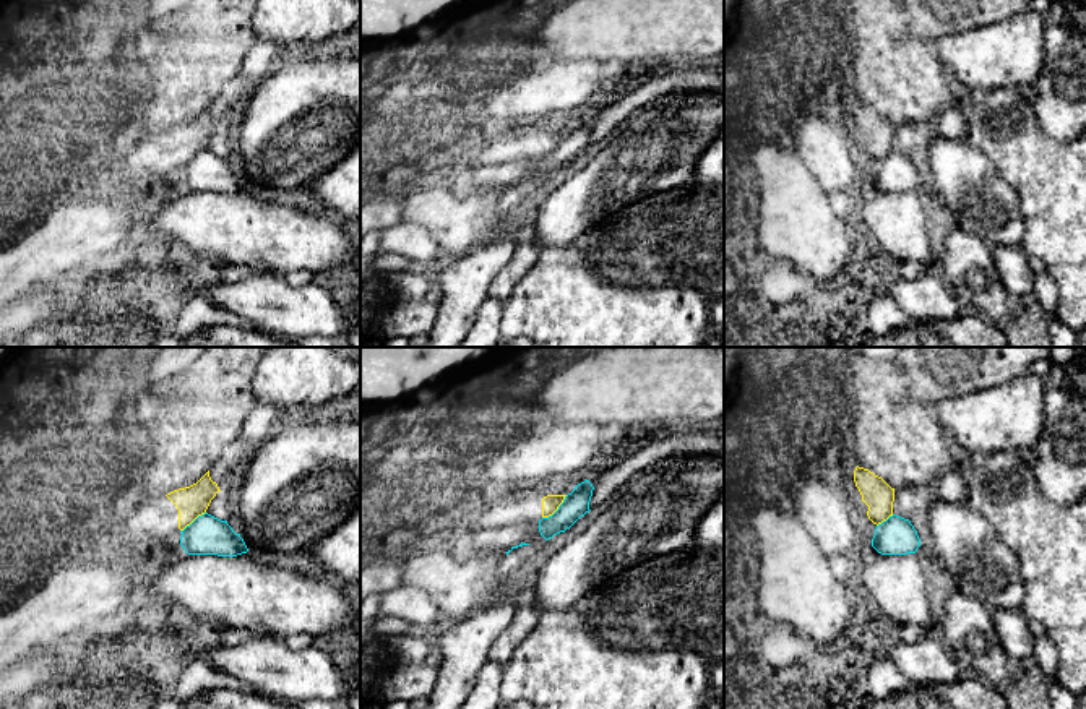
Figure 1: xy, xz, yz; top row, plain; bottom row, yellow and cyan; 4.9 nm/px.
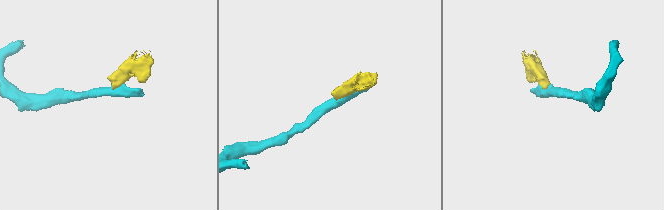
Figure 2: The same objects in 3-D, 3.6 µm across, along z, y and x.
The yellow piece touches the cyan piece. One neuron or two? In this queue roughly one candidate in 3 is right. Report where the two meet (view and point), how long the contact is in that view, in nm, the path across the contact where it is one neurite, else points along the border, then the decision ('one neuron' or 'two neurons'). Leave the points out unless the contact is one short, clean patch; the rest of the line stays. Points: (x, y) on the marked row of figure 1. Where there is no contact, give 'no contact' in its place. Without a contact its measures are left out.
meets yellow in xz at (555, 510); contact 170 nm long; border along xz (567, 495), (551, 515), (542, 518); two neurons

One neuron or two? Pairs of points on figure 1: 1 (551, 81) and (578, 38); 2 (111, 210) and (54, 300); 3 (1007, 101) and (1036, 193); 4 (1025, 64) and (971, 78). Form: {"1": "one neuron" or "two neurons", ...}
{"1": "two neurons", "2": "two neurons", "3": "one neuron", "4": "one neuron"}

